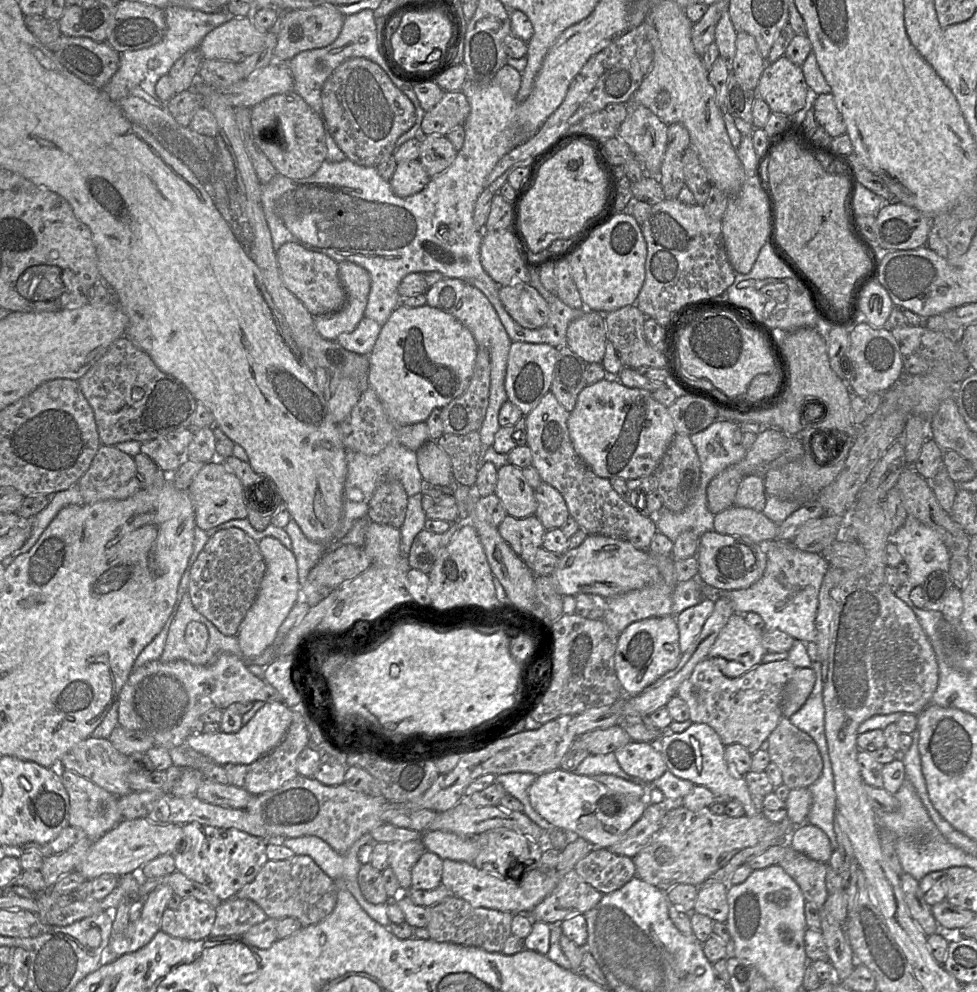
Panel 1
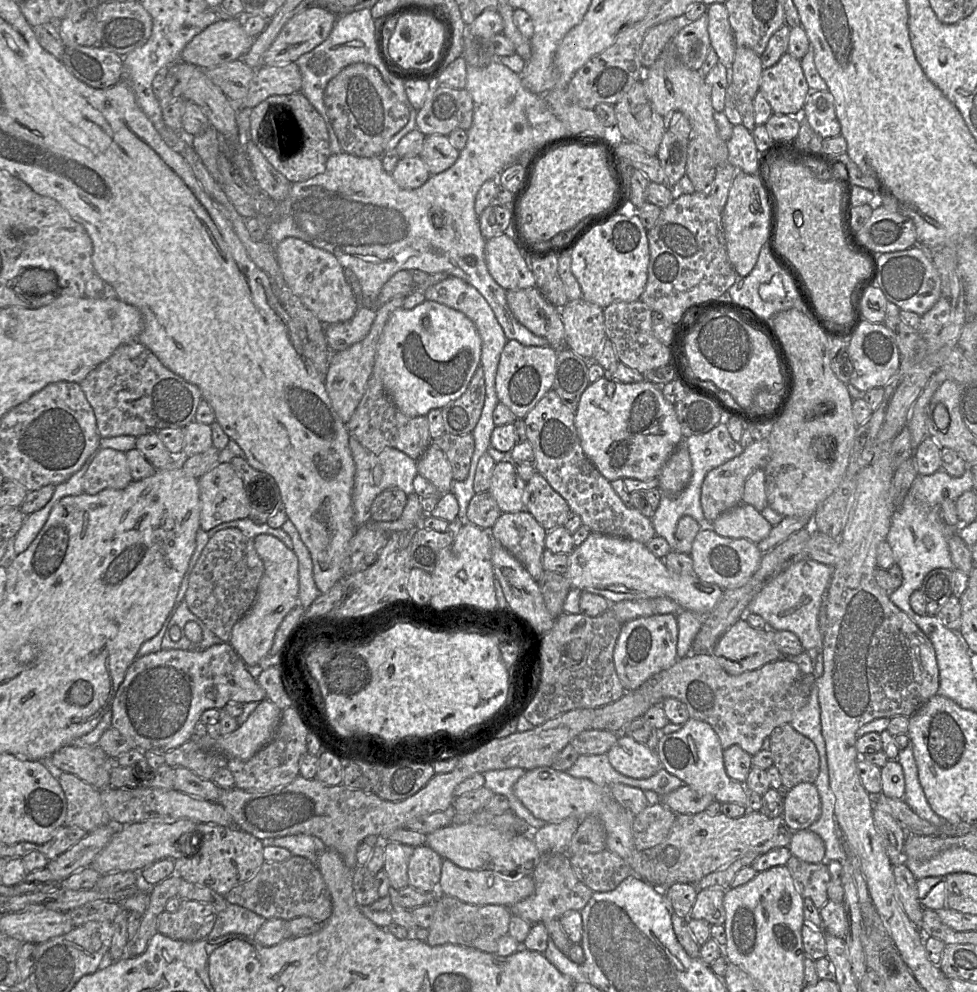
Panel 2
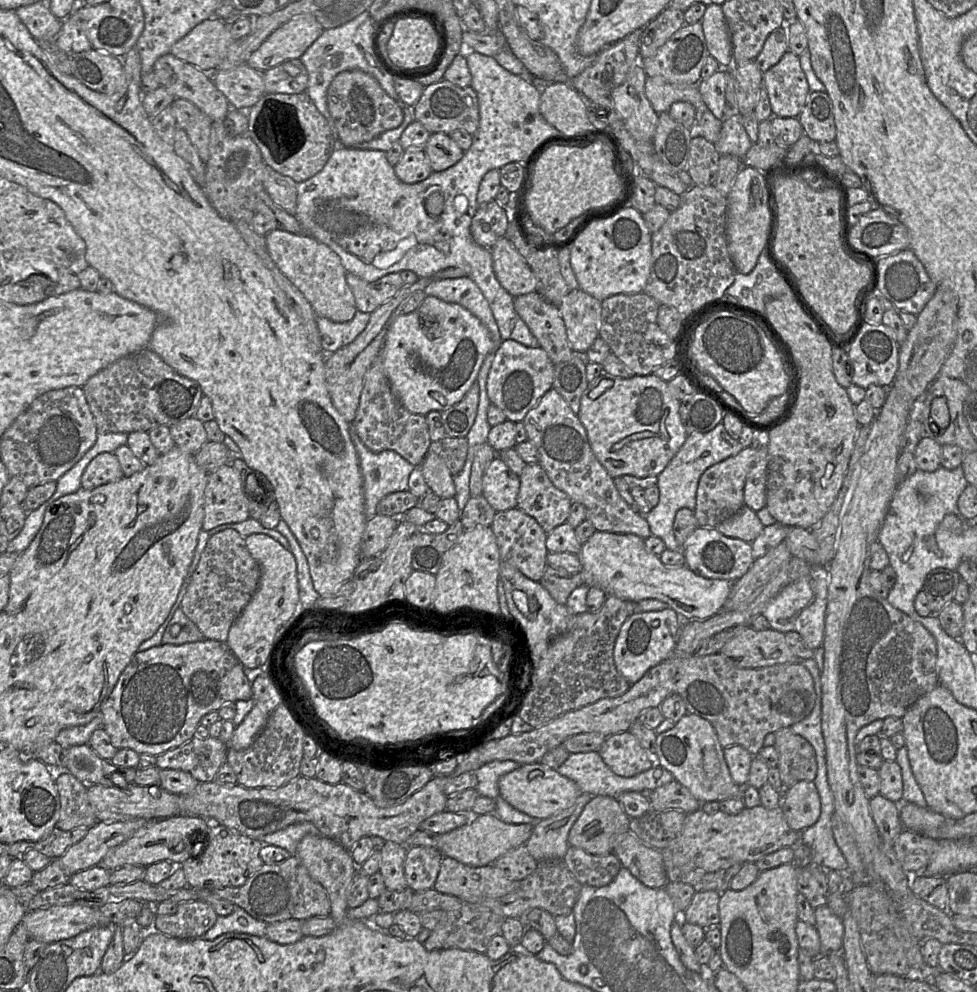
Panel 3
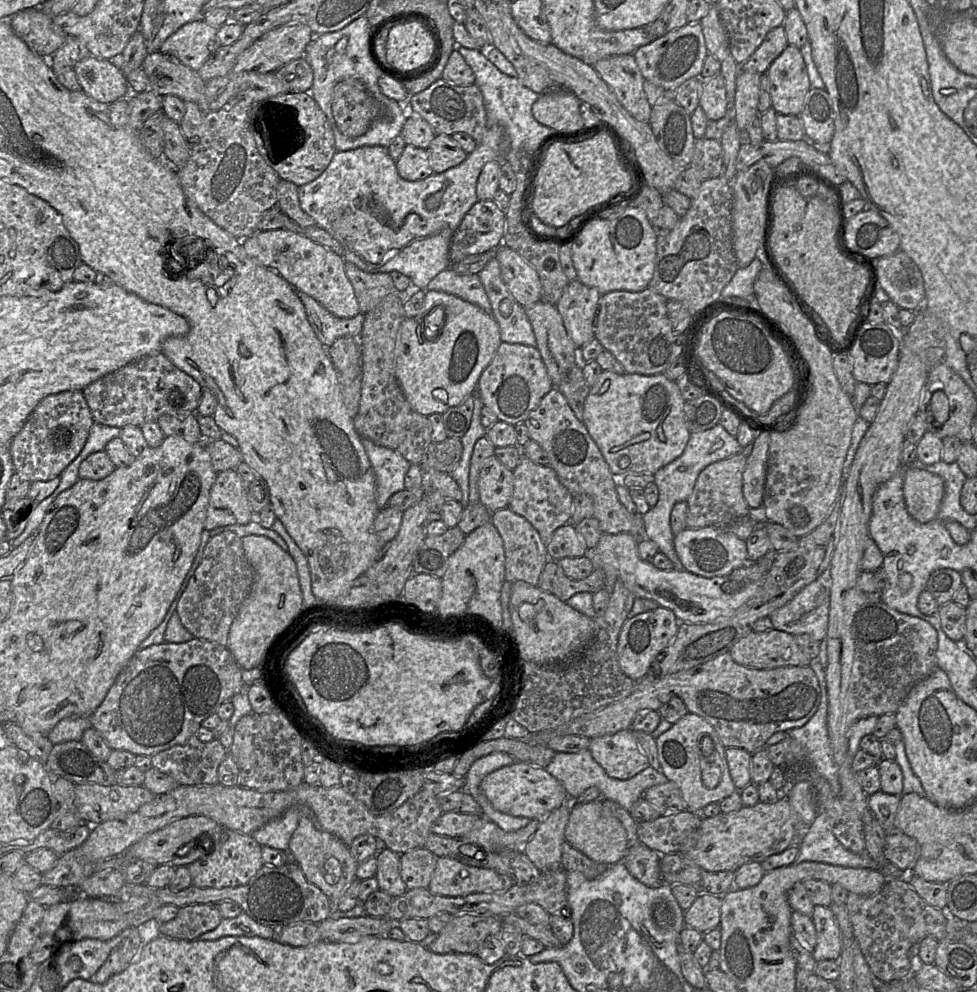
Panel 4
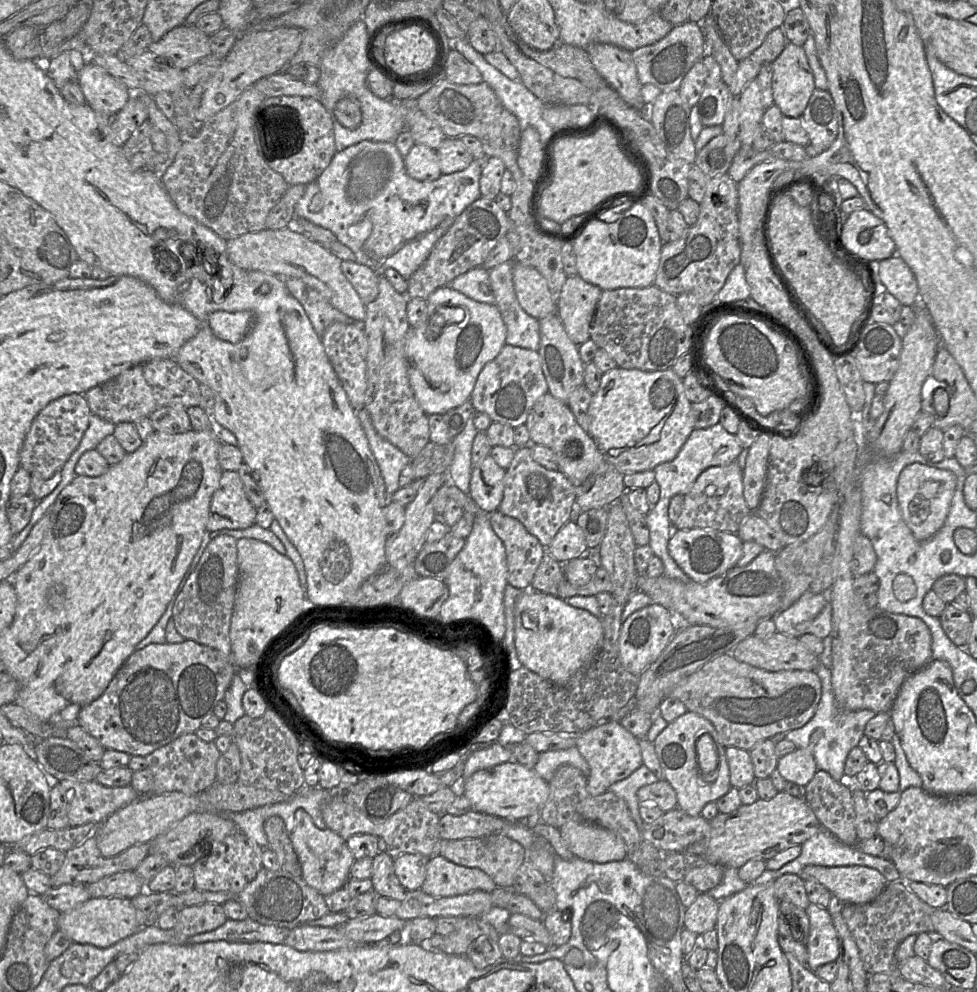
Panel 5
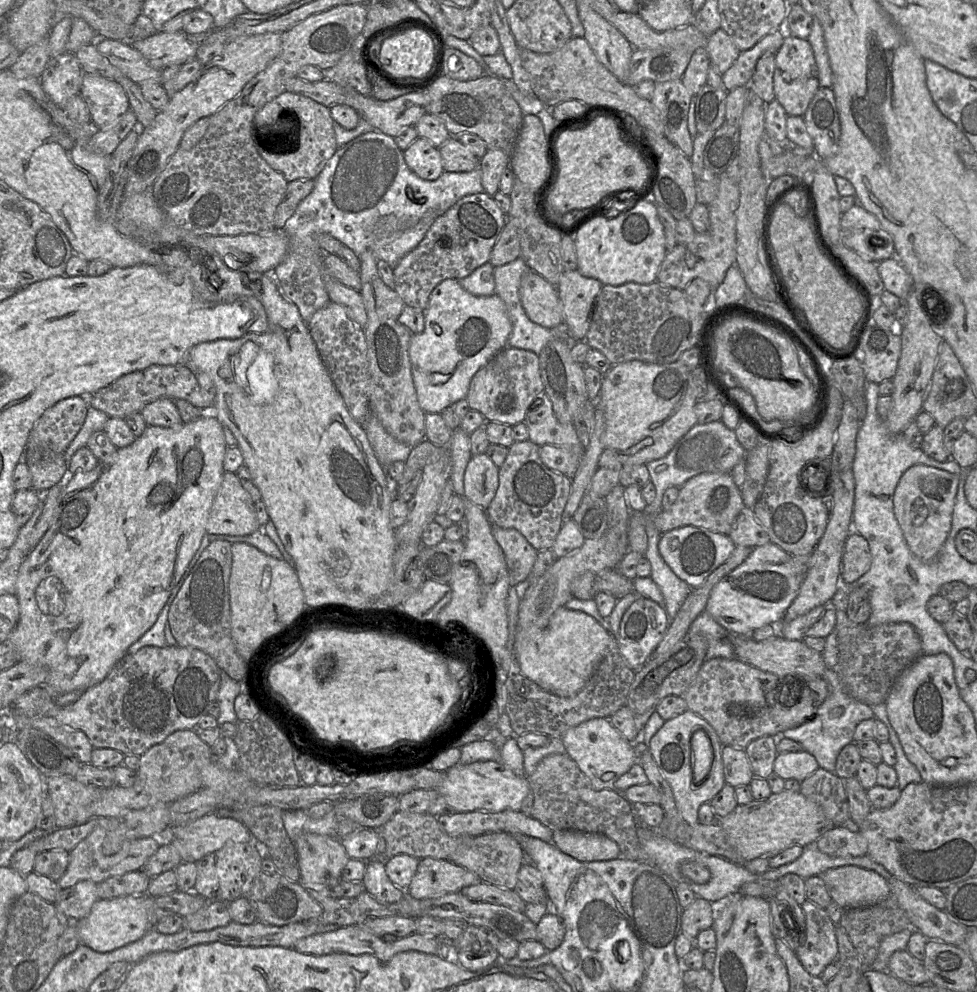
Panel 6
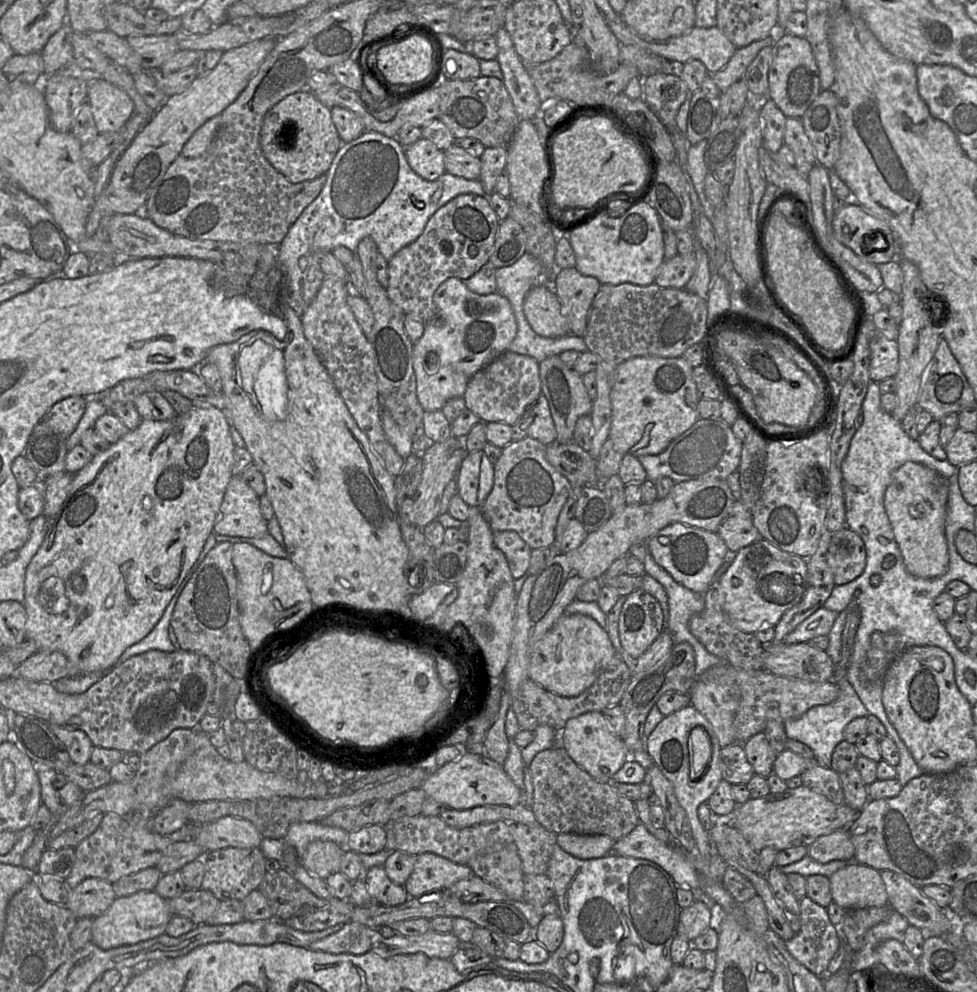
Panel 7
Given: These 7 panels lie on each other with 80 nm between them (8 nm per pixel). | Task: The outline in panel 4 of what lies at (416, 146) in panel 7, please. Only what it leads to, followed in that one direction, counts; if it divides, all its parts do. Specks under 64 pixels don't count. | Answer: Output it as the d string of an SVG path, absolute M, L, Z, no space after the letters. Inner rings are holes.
M406 145L396 166L399 175L408 181L424 180L434 173L427 149L413 145Z

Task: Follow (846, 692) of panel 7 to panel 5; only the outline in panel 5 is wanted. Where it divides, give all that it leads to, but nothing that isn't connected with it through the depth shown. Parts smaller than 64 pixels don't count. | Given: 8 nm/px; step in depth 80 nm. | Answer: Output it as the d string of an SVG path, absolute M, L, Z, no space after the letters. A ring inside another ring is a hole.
M818 663L814 672L819 676L822 685L822 696L814 716L803 727L784 734L783 739L792 741L797 749L806 749L812 753L818 770L826 771L837 781L847 781L844 775L844 765L848 753L857 747L867 722L876 713L872 710L843 711L838 709L831 683L831 670Z

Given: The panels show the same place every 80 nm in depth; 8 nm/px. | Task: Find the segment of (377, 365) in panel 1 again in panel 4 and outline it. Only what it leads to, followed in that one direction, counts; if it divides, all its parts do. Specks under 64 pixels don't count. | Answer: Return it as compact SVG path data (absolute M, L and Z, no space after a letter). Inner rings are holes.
M426 290L420 313L413 318L405 318L396 336L395 371L407 401L415 411L427 417L433 413L442 415L449 408L459 406L477 390L478 380L482 372L491 362L501 343L499 326L492 315L455 295L437 290ZM435 307L444 308L445 322L439 336L435 340L427 340L424 337L424 319L434 313ZM436 388L446 390L446 402L433 396L433 391Z

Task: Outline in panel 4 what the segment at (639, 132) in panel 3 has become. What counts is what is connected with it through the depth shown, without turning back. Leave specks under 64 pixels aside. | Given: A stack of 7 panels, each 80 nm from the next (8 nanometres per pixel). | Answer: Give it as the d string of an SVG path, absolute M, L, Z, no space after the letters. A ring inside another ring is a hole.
M634 55L609 56L598 60L593 66L613 90L621 105L635 119L649 123L652 106L643 90L645 79Z

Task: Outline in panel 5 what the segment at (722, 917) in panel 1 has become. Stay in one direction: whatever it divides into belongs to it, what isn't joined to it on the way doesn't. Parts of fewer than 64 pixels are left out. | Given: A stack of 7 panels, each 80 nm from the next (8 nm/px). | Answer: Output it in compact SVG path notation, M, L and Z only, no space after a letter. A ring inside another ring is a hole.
M699 893L695 901L685 910L685 928L698 936L715 929L718 908L717 900L708 893Z

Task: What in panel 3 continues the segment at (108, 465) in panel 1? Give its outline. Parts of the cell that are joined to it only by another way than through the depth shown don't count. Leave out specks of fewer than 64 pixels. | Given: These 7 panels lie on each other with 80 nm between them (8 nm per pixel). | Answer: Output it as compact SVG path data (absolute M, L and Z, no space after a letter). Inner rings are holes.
M114 453L98 454L86 467L81 478L81 486L93 490L101 485L113 483L124 477L121 465Z

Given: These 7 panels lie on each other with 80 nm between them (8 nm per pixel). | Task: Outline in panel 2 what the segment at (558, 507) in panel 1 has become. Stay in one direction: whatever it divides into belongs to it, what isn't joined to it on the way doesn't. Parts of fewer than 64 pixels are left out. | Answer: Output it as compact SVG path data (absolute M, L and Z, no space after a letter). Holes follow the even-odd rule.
M537 471L526 483L523 504L546 531L563 526L571 512L567 501Z

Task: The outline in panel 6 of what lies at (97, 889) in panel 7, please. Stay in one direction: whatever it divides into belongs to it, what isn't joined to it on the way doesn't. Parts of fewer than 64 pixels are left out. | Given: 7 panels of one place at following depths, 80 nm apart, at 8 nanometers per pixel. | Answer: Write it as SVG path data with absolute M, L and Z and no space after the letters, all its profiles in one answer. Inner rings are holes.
M82 880L71 887L61 889L54 904L71 921L76 921L87 916L97 900L97 883Z

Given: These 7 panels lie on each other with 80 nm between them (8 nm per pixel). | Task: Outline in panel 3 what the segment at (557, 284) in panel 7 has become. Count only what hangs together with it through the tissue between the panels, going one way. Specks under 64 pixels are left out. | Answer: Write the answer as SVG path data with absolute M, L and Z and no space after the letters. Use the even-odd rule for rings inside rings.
M580 288L570 290L559 305L572 350L583 355L599 337L601 302Z

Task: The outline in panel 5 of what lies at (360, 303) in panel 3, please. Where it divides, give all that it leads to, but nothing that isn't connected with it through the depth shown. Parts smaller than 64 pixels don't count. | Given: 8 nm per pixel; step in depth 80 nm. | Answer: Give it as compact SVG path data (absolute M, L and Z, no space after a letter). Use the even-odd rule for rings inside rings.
M343 260L341 270L359 294L364 305L374 301L378 295L379 273L356 261Z

